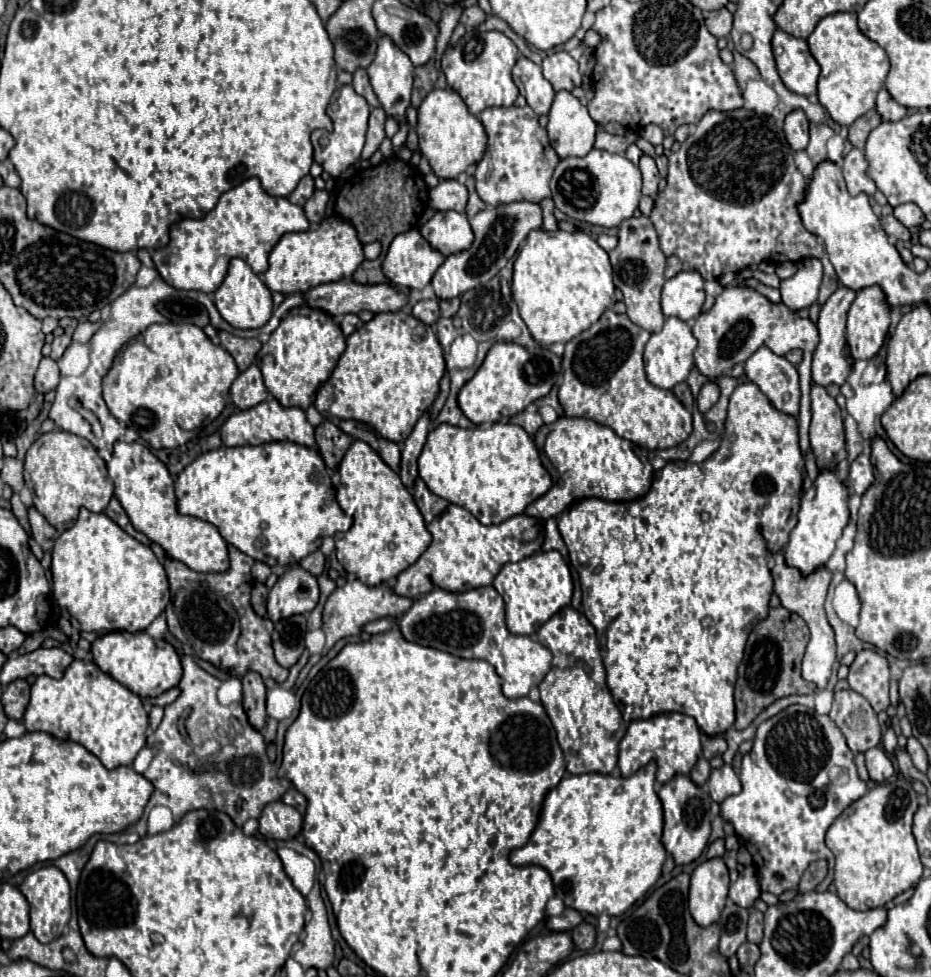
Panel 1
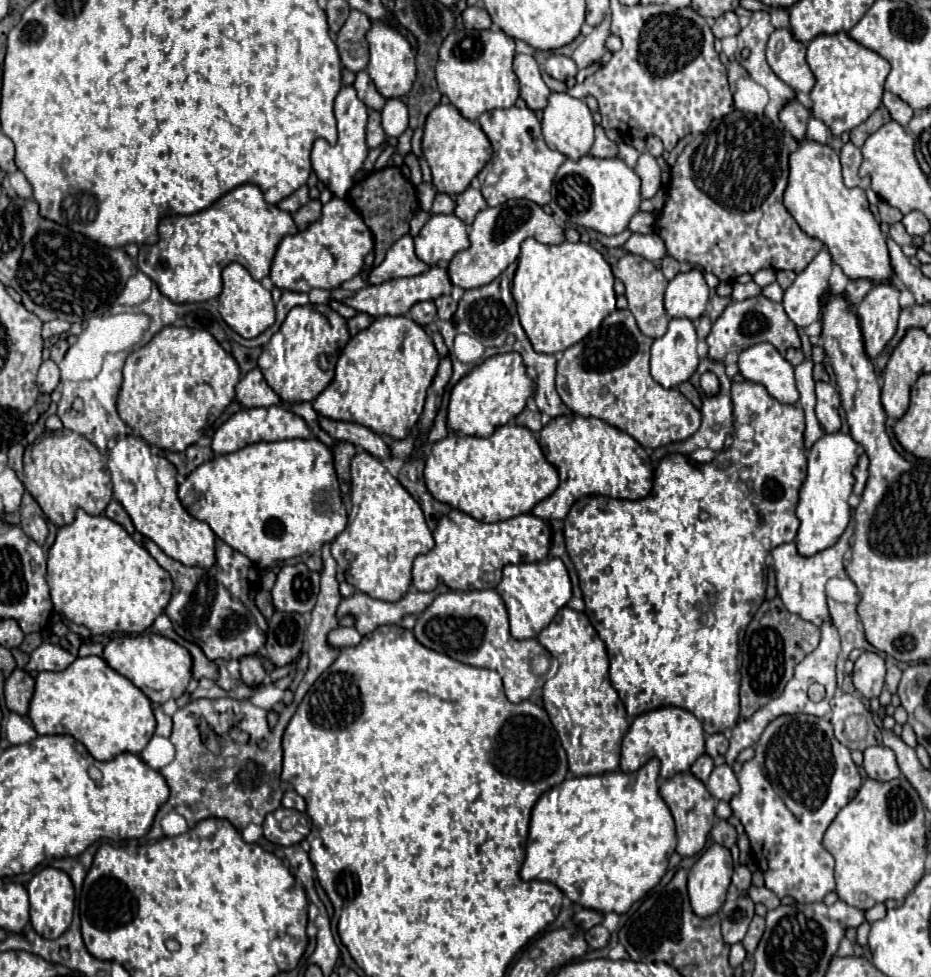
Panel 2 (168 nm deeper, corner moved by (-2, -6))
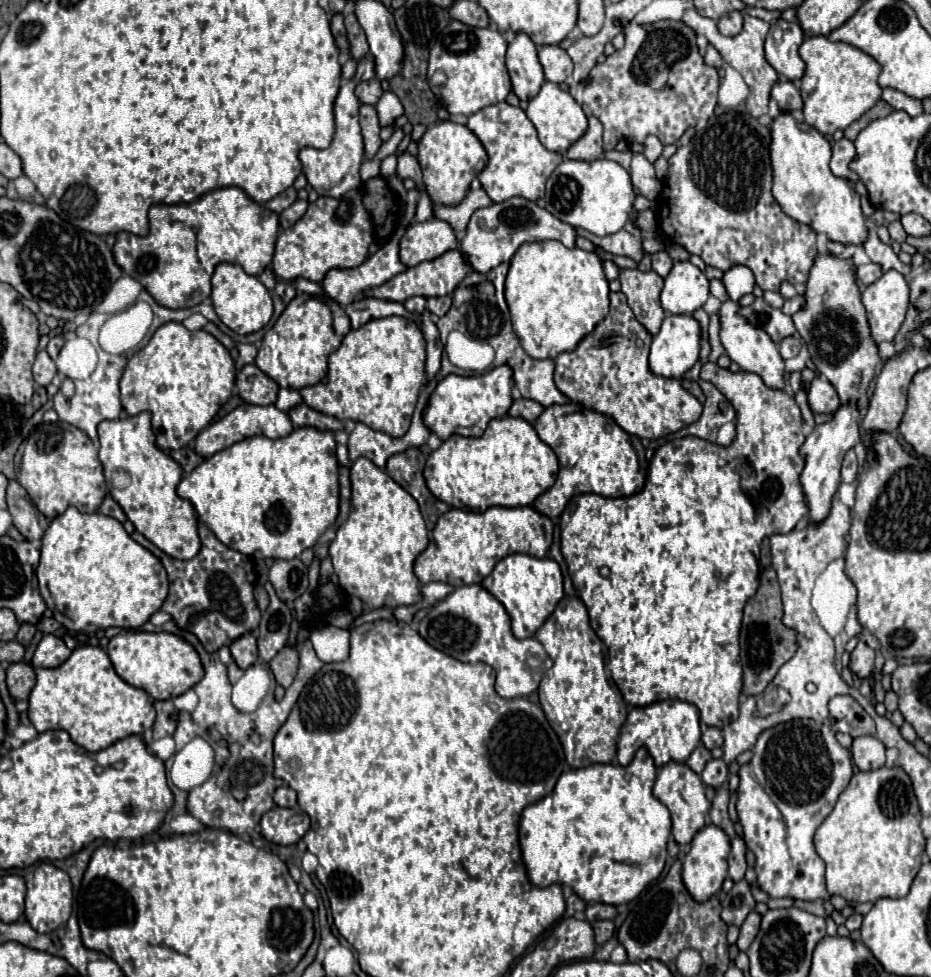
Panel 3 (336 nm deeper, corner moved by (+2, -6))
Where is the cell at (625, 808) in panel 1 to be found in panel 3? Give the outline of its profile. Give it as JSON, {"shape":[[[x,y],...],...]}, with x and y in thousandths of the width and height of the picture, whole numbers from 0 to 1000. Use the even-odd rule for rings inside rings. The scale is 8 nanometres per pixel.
{"shape":[[[687,766],[675,784],[636,782],[629,786],[606,790],[593,813],[563,827],[559,839],[561,878],[567,888],[567,899],[576,907],[604,905],[612,907],[629,923],[672,925],[681,921],[700,901],[705,901],[715,884],[715,862],[720,858],[720,831],[702,817],[700,805],[705,798],[705,782],[694,766]]]}

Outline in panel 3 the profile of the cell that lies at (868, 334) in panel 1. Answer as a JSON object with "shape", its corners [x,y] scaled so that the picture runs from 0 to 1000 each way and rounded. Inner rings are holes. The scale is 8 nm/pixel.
{"shape":[[[954,276],[945,287],[928,295],[926,309],[932,319],[939,350],[958,350],[977,311],[975,289],[967,278]]]}

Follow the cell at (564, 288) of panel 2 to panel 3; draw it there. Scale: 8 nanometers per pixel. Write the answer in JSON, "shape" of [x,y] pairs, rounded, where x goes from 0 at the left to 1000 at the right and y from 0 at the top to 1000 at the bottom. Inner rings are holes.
{"shape":[[[571,248],[561,250],[556,258],[548,266],[548,276],[544,282],[541,303],[548,315],[548,325],[552,340],[571,366],[597,366],[604,360],[614,360],[621,350],[634,342],[642,330],[653,321],[653,287],[647,276],[647,268],[638,258],[629,258],[623,254],[608,254],[602,248]]]}

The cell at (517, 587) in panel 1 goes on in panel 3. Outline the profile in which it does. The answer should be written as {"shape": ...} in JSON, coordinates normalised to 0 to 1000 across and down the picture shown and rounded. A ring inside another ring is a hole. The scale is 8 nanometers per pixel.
{"shape":[[[548,567],[539,571],[528,588],[516,596],[526,608],[531,608],[544,622],[550,635],[550,647],[554,653],[569,653],[586,637],[586,633],[597,622],[599,614],[607,610],[604,602],[602,579],[591,571],[571,571],[565,567]]]}

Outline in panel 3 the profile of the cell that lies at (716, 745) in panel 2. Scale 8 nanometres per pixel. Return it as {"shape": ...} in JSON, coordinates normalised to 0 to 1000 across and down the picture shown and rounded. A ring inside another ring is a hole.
{"shape":[[[758,743],[754,749],[754,759],[756,759],[756,764],[760,764],[760,768],[773,766],[776,764],[776,749],[767,743]]]}

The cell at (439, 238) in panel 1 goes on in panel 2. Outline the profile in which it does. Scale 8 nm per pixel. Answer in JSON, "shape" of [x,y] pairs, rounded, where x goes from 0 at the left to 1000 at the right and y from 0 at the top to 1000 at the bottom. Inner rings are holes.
{"shape":[[[466,219],[445,244],[447,260],[462,272],[479,270],[494,256],[505,254],[501,229],[488,219]]]}

